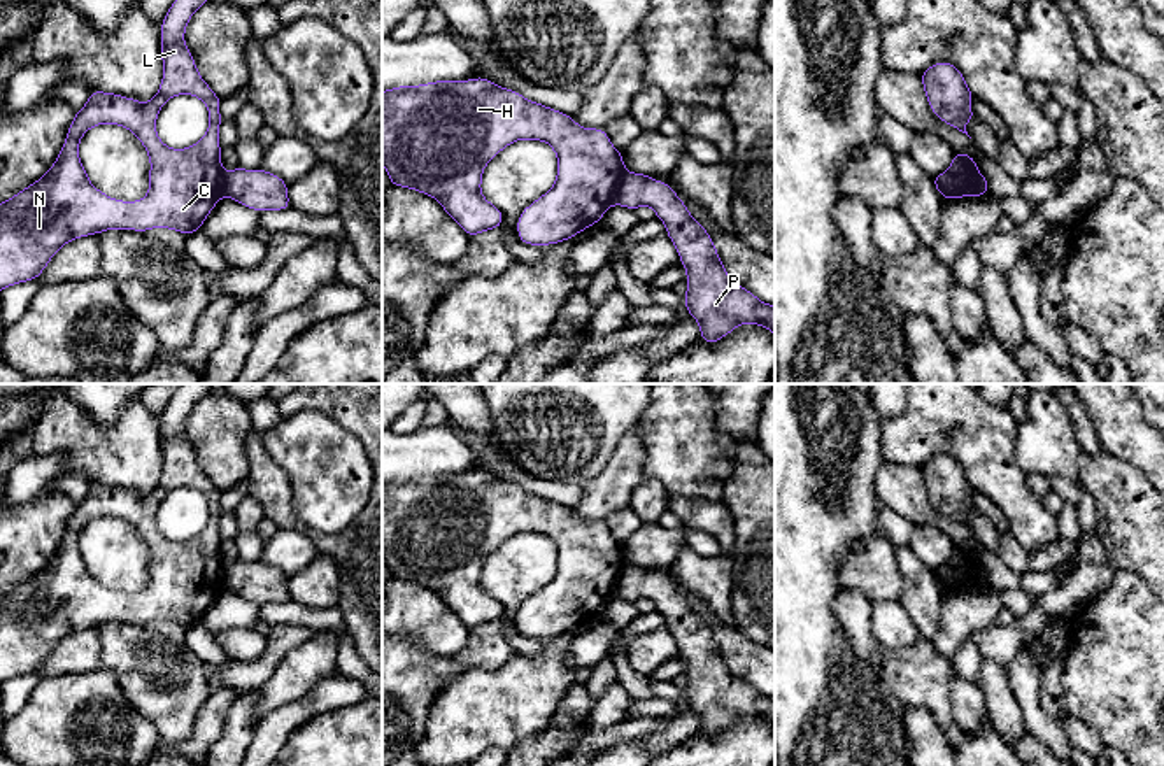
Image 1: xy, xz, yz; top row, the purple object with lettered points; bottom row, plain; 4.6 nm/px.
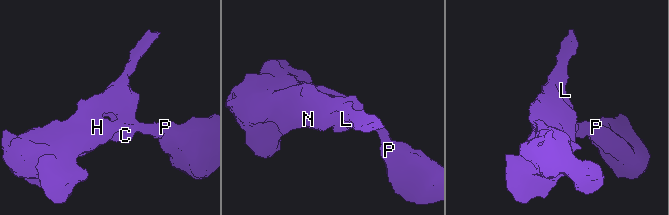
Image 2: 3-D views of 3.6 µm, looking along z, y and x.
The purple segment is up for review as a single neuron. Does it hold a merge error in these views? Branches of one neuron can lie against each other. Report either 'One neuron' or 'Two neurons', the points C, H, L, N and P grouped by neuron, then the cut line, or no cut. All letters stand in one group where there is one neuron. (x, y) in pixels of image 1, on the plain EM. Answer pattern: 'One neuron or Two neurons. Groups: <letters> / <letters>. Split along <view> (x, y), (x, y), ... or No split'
Two neurons. Groups: C H L N / P. Split along xz (626, 565), (614, 595)

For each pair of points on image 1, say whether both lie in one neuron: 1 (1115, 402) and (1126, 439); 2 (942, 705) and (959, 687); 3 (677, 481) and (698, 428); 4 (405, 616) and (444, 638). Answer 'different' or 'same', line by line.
1: same
2: different
3: same
4: same

